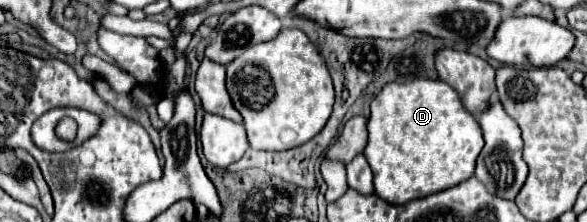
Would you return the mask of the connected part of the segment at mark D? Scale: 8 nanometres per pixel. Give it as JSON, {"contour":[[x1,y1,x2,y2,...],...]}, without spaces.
{"contour":[[417,78,411,82,389,82,371,102,371,116,367,120,369,140,363,150,373,172,375,194,385,202,405,204,429,194,457,186,473,176,475,160,483,148,483,136,477,120,463,108,459,94,441,80]]}

